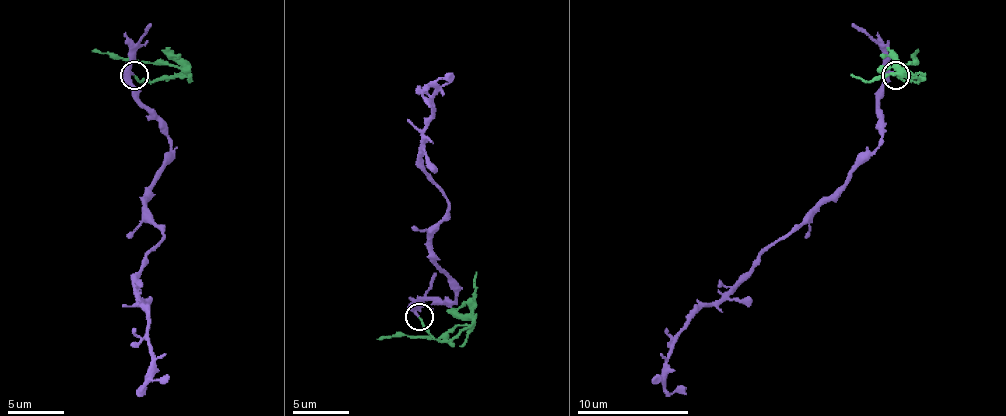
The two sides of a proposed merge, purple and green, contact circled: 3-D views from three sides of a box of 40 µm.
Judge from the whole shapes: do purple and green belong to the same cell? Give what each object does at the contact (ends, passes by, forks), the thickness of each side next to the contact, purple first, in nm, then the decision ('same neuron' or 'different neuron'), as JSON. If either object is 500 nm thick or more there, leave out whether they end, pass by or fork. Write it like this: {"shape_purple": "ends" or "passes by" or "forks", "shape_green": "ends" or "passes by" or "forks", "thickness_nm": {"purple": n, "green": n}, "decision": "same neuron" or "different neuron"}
{"shape_purple": "ends", "shape_green": "ends", "thickness_nm": {"purple": 240, "green": 150}, "decision": "different neuron"}

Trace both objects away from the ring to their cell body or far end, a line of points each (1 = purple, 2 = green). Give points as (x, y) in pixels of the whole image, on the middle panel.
1: (418, 316), (424, 299), (454, 299), (432, 249), (449, 201), (421, 140), (435, 86), (424, 92), (432, 106)
2: (418, 316), (437, 341), (449, 341), (471, 327), (454, 324), (437, 338), (407, 335), (376, 338)

